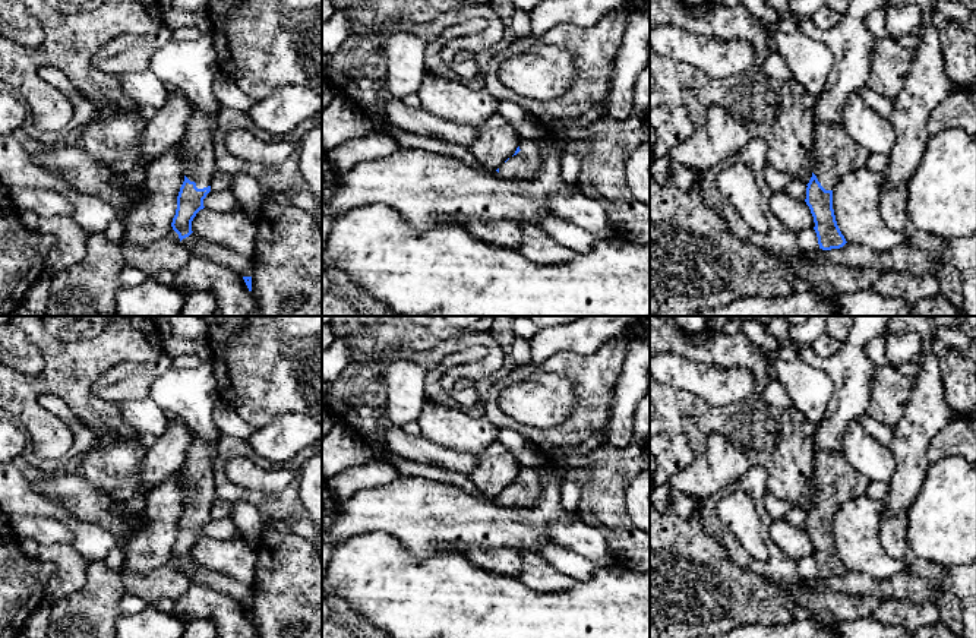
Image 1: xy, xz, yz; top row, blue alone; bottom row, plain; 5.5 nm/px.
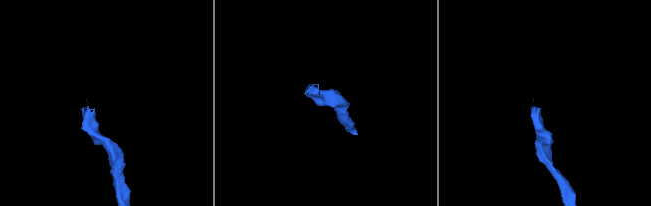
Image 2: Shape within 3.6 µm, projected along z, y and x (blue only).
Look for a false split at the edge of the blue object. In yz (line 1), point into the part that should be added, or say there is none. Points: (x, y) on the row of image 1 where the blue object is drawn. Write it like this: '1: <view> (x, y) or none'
1: yz (834, 154)

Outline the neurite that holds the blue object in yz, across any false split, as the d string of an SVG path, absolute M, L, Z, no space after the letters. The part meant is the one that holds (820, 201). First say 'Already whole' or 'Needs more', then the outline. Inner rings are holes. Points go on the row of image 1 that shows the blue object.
Needs more. M814 123L809 152L812 177L806 184L805 202L814 217L814 230L822 250L840 249L847 243L836 221L833 189L844 174L865 167L868 155L840 123Z

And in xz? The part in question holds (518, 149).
Needs more. M519 139L515 154L496 171L505 180L524 181L536 177L541 165L540 142Z

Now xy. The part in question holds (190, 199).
Needs more. M195 110L180 140L184 181L177 196L177 209L171 222L180 241L193 233L192 221L205 208L203 199L211 192L211 180L218 171L212 145L217 119L218 116Z

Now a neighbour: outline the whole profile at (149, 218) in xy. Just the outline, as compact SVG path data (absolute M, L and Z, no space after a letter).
M181 142L149 161L140 184L140 198L126 214L123 244L148 246L168 237L184 181Z

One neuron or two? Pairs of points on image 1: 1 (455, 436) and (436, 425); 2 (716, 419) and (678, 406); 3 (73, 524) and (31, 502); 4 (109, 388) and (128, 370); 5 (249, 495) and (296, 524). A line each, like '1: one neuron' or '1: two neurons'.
1: one neuron
2: one neuron
3: one neuron
4: one neuron
5: one neuron

